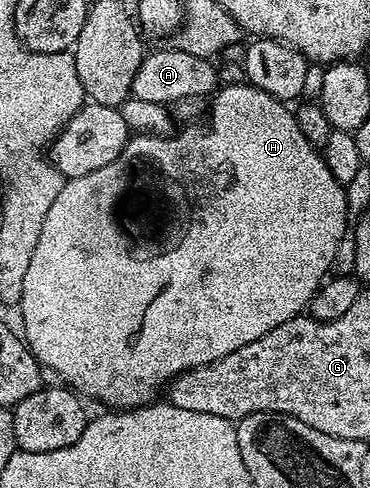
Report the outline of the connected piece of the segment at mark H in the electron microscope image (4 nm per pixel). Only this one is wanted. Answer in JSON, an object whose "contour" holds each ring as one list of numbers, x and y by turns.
{"contour":[[240,82,240,84,227,85,224,83,210,97,209,102,211,102,211,124,195,124,192,128,181,130,179,128,167,136,132,135,125,150,116,160,109,162,109,166,101,166,101,170,93,170,93,174,81,174,81,178,67,180,61,194,57,194,57,199,53,201,53,206,49,206,49,214,45,214,45,222,41,222,41,238,37,238,37,247,33,249,33,259,29,262,29,270,25,274,25,286,21,290,21,298,17,305,19,316,23,319,21,335,27,349,35,355,36,360,48,373,56,372,63,379,60,381,74,389,80,397,86,398,88,401,90,401,89,399,100,400,101,403,107,404,103,406,111,410,142,408,143,405,152,403,158,397,155,395,158,394,159,387,161,387,161,392,164,386,170,385,171,381,180,376,182,372,217,362,217,358,225,358,225,354,233,354,233,350,241,350,241,346,249,346,249,342,257,342,257,338,261,338,265,334,269,334,269,330,281,326,281,322,289,322,294,316,300,315,308,307,320,285,328,279,335,262,337,246,349,230,349,220,347,224,349,213,344,185,339,184,337,178,333,178,333,174,329,174,329,166,325,166,320,149,316,145,310,144,305,138,305,134,301,134,301,129,295,121,294,111,284,101,265,94,265,90,257,90,249,83]]}

